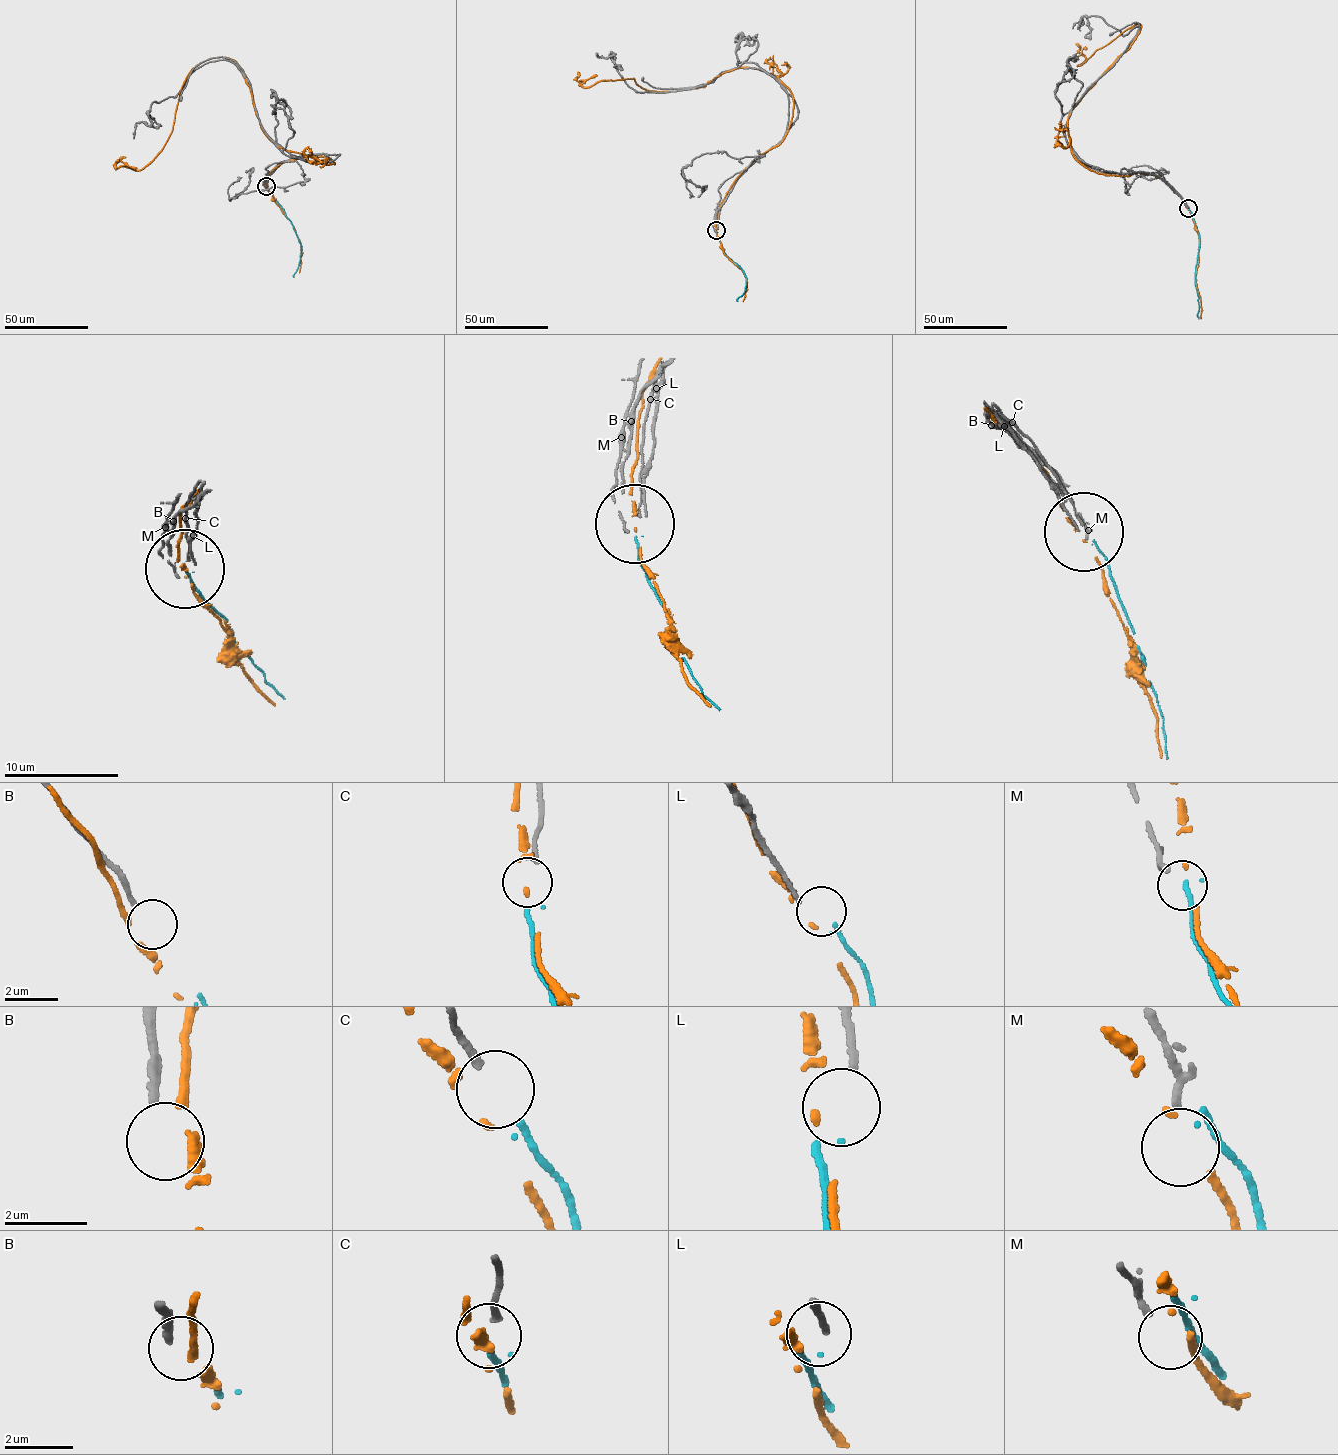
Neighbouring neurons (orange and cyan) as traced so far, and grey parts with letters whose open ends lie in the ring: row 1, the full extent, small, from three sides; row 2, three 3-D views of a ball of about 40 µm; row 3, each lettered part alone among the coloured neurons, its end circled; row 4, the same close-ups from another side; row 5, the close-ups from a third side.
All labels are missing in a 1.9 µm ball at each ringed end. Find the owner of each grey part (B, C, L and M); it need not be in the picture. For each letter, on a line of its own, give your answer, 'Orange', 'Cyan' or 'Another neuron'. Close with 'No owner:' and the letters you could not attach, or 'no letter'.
B: Another neuron
C: Cyan
L: Another neuron
M: Another neuron
No owner: B, L, M

